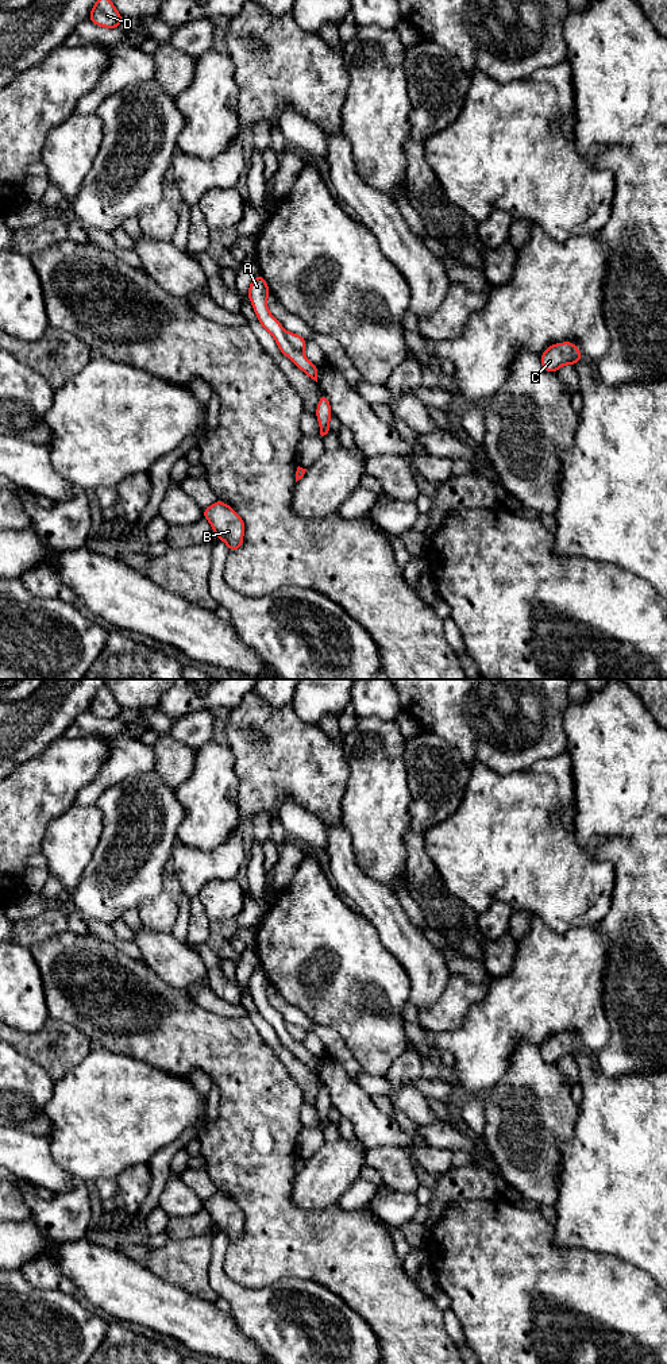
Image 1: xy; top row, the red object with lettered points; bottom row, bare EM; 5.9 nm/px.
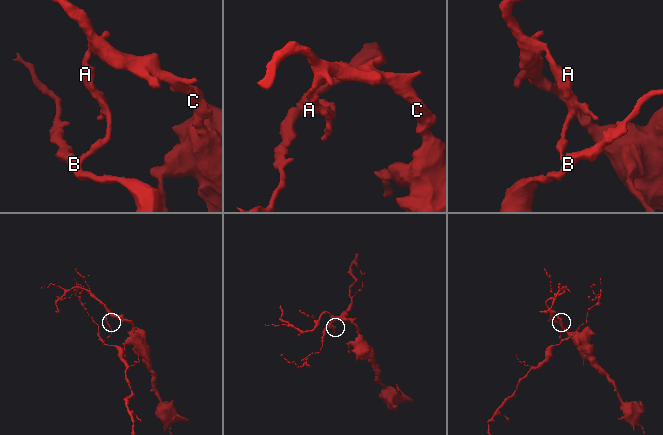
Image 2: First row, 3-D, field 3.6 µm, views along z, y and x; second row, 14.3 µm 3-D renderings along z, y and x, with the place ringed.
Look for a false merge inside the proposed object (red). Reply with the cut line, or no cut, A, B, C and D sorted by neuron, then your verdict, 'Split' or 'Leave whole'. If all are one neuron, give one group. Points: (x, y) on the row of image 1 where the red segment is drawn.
Split along xy (284, 331), (288, 340), (301, 351). Groups: A B / C D. Split

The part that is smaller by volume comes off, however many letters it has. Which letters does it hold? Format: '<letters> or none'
A, B

